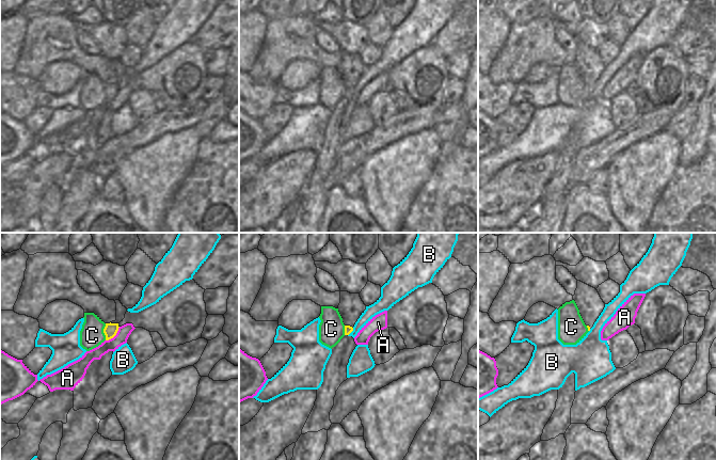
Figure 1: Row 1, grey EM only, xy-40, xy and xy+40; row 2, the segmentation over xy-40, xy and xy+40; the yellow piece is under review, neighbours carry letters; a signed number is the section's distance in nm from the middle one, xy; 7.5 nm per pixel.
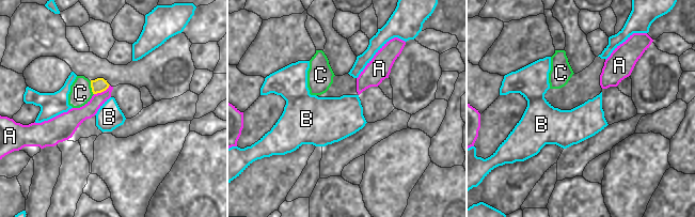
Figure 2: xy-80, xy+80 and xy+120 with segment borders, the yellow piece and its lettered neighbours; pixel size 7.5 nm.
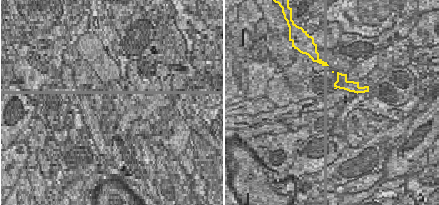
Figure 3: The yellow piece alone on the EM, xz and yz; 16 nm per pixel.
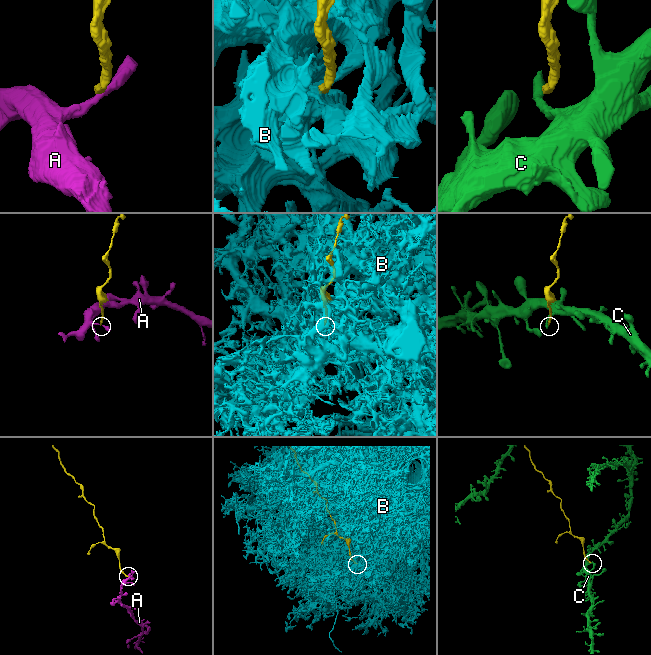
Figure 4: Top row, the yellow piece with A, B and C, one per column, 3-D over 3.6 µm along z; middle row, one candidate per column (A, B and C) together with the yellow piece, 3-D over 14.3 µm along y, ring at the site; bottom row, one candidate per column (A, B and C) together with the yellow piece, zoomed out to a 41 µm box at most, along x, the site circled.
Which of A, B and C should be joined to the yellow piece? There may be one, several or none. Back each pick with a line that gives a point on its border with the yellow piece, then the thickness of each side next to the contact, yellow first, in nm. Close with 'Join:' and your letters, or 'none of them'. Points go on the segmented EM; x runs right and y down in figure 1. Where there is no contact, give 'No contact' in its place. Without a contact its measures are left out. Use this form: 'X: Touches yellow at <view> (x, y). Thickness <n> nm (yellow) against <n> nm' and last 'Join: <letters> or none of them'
Join: none of them.

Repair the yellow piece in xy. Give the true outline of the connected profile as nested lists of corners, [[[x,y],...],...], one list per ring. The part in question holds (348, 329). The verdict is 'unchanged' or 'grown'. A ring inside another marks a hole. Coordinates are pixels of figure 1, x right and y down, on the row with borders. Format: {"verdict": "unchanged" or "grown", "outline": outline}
{"verdict": "grown", "outline": [[[345,326],[345,336],[332,348],[332,354],[323,371],[323,382],[317,390],[315,406],[302,429],[302,434],[329,430],[332,423],[330,412],[334,406],[334,397],[340,384],[347,378],[349,359],[357,346],[349,334],[353,331],[350,326]]]}

